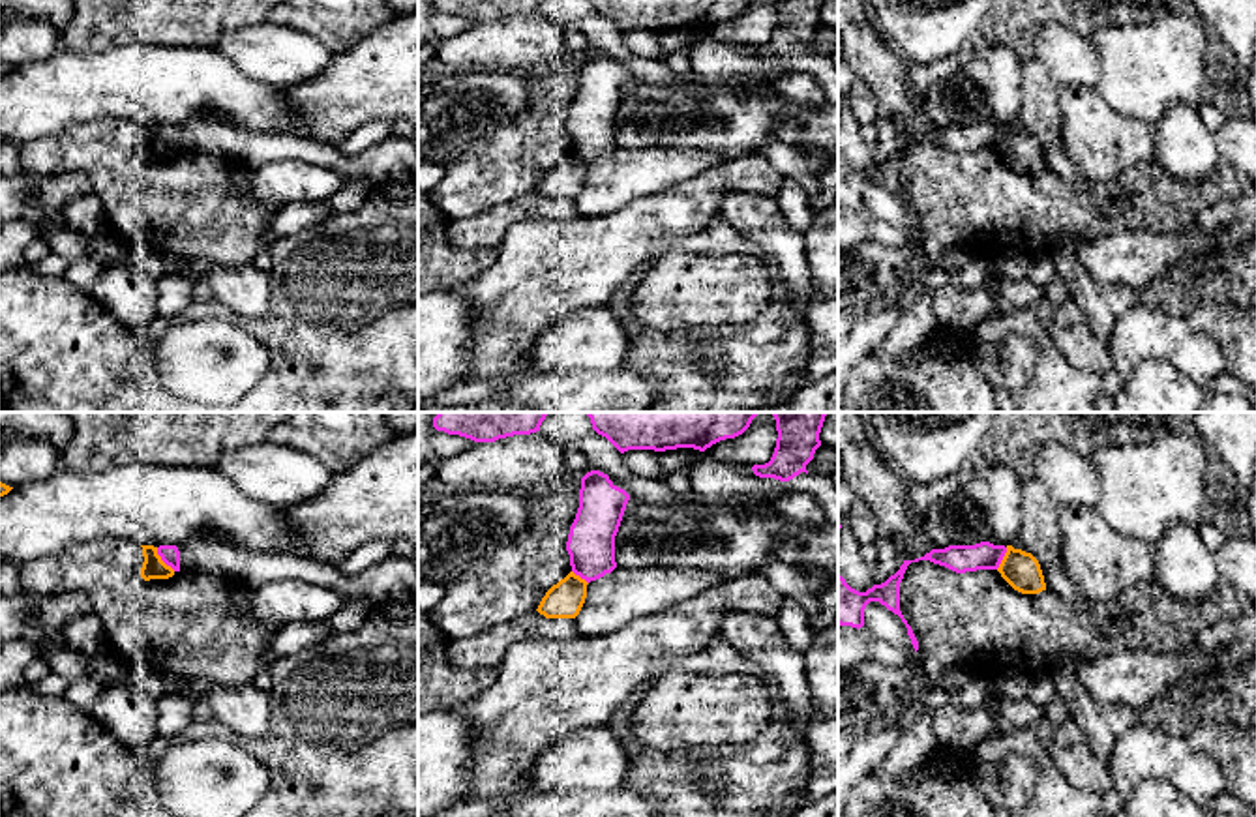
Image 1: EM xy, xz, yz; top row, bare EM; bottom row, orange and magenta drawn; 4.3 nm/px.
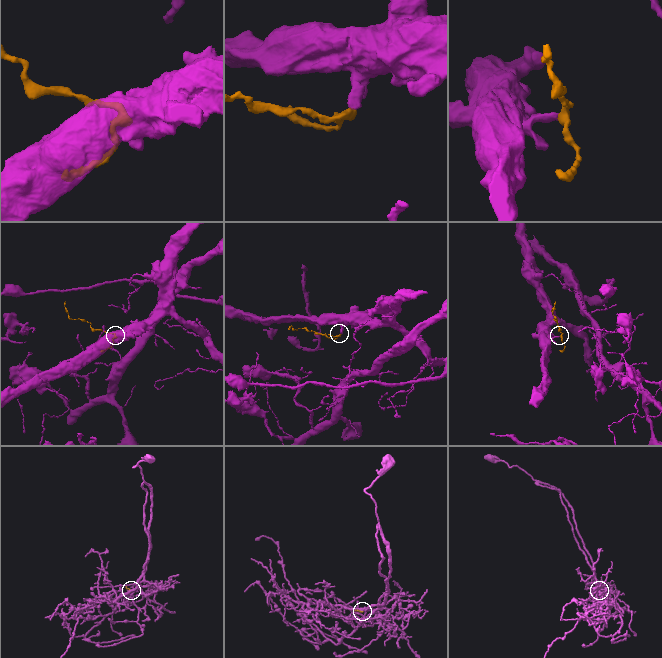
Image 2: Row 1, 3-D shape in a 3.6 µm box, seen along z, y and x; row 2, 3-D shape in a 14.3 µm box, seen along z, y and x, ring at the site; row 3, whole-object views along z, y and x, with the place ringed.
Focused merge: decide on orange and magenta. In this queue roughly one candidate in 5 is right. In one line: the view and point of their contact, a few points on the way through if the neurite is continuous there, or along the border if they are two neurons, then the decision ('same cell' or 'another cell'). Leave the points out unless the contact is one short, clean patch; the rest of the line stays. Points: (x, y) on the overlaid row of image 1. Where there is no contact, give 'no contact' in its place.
meets orange in xy at (162, 561); another cell

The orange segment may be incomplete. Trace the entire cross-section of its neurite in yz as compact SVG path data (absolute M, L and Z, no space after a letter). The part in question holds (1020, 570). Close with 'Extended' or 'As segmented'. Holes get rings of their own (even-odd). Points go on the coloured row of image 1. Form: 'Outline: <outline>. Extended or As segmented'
Outline: M1007 545L1007 553L997 568L1001 577L1022 594L1039 594L1046 590L1039 560L1022 549Z. As segmented

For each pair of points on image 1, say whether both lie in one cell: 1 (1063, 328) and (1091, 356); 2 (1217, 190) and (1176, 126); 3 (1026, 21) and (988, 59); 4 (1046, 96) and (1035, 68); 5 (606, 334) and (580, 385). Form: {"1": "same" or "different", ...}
{"1": "same", "2": "different", "3": "different", "4": "same", "5": "different"}

